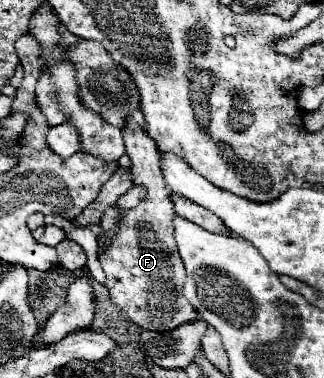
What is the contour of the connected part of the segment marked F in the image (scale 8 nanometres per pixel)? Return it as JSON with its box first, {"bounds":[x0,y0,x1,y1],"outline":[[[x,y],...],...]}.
{"bounds":[100,121,196,331],"outline":[[[128,121],[122,129],[126,153],[130,157],[130,173],[134,185],[146,189],[144,201],[138,207],[126,211],[122,221],[116,221],[116,207],[106,209],[100,227],[112,229],[118,223],[118,233],[112,239],[108,251],[102,255],[102,269],[106,273],[106,289],[110,291],[112,301],[128,313],[128,317],[150,331],[172,331],[188,321],[196,319],[196,311],[182,295],[184,285],[184,265],[180,261],[172,217],[174,205],[170,201],[170,191],[166,189],[164,177],[160,173],[160,153],[156,143],[136,125],[136,121]]]}

